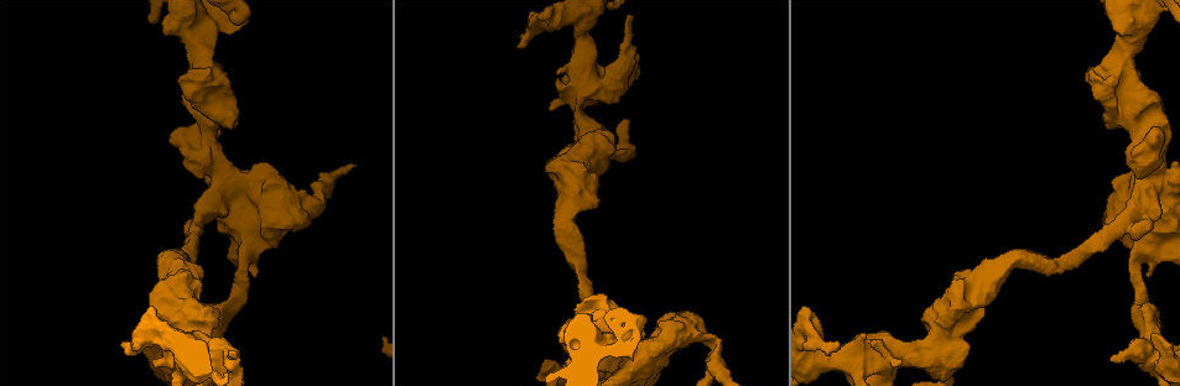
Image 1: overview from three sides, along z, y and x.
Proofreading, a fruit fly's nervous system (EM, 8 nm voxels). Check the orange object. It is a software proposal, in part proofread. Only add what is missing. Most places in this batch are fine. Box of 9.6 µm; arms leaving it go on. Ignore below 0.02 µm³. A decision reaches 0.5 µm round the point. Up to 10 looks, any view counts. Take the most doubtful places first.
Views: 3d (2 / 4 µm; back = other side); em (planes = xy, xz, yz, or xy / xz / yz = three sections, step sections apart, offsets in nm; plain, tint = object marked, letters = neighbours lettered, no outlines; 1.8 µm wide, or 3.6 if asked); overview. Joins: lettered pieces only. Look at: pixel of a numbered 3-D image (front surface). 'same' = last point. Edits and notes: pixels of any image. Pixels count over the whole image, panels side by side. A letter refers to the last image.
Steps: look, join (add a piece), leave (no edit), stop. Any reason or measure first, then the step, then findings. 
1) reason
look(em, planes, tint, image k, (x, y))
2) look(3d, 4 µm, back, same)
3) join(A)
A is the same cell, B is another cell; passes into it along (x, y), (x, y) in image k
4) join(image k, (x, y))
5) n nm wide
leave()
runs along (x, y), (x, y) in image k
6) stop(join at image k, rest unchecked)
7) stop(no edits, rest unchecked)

calibre changes
look(em, 3.6 µm, planes, letters, image 1, (1132, 347))

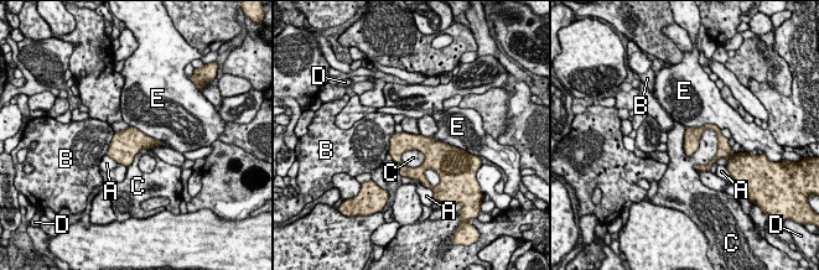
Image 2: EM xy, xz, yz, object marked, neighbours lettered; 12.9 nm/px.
E touches over 600 nm
leave()
A, B, C, D and E are other cells; border along (684, 128), (709, 162) in image 2; none of them fits

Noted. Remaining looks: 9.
sudden change in width
look(3d, 2 µm, image 1, (233, 377))

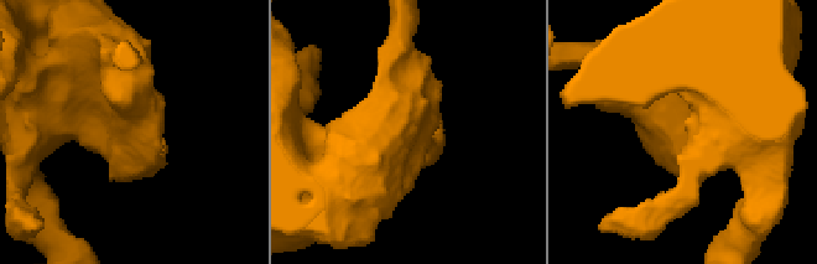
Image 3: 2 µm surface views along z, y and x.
look(em, xy, step 16, tint, image 3, (136, 124))

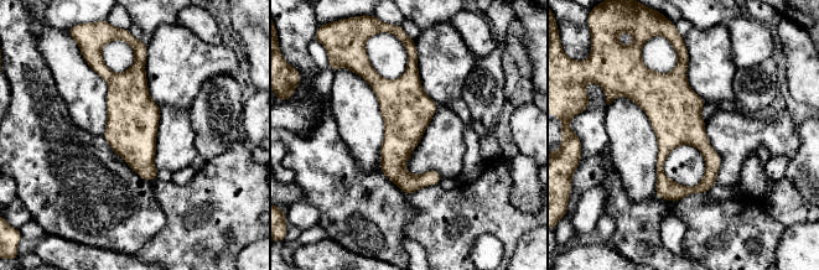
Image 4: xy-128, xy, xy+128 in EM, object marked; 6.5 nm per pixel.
look(em, xy, step 16, letters, same)

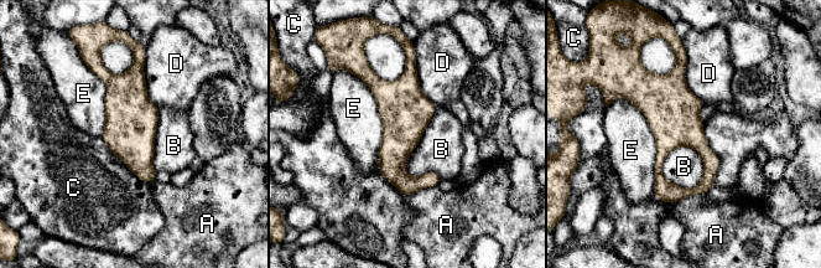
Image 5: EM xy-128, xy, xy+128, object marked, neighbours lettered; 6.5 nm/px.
leave()
A, B, C, D and E are other cells; border along (703, 161), (676, 147), (660, 170) in image 5; no lettered piece goes on from it

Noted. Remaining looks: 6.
touches itself
look(em, 3.6 µm, planes, plain, image 1, (1135, 99))

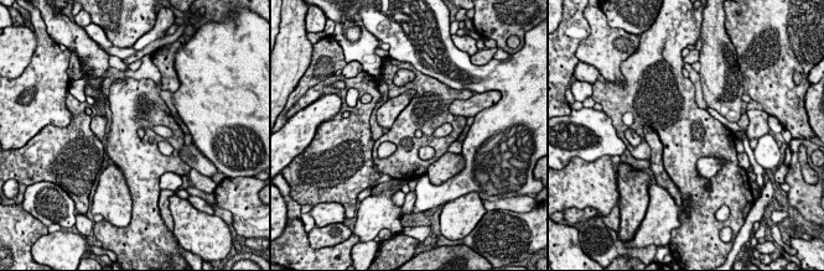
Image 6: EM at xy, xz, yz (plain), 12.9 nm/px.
look(em, 3.6 µm, planes, tint, same)

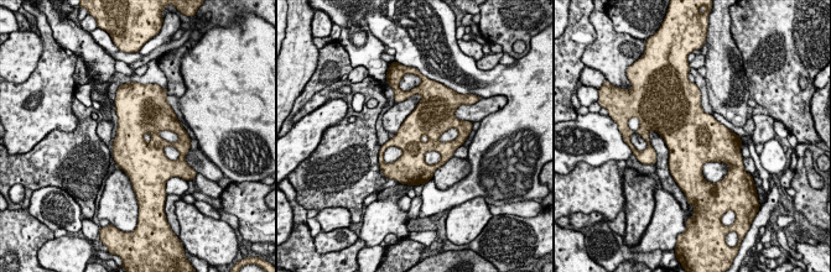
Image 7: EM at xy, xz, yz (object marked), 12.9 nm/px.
look(em, 3.6 µm, planes, letters, same)

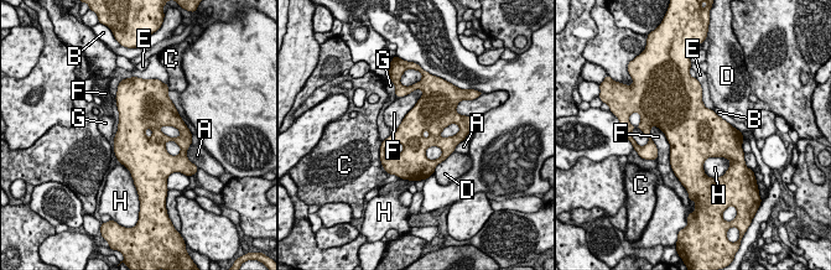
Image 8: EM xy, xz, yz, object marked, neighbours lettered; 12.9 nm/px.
leave()
A, B, C, D, E, F, G and H are other cells; border along (652, 125), (669, 144), (673, 170) in image 8; none of them fits

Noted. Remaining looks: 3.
look(3d, 4 µm, image 1, (614, 346))

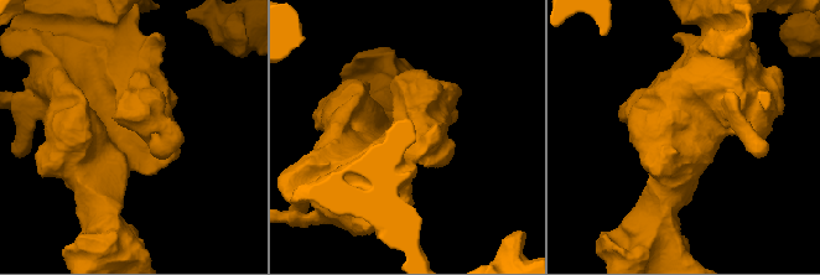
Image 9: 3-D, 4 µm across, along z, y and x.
look(em, 3.6 µm, planes, letters, image 9, (126, 148))

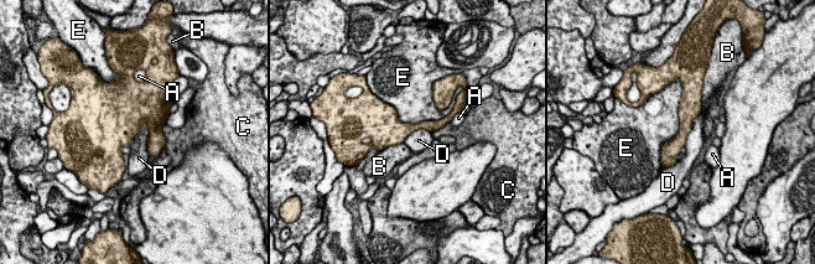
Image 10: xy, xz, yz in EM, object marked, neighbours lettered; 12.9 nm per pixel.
190 nm wide
leave()
A, B, C, D and E are other cells; runs along (686, 93), (685, 128), (671, 161) in image 10; no lettered piece goes on from it

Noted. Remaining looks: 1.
stop(no edits, rest unchecked)

